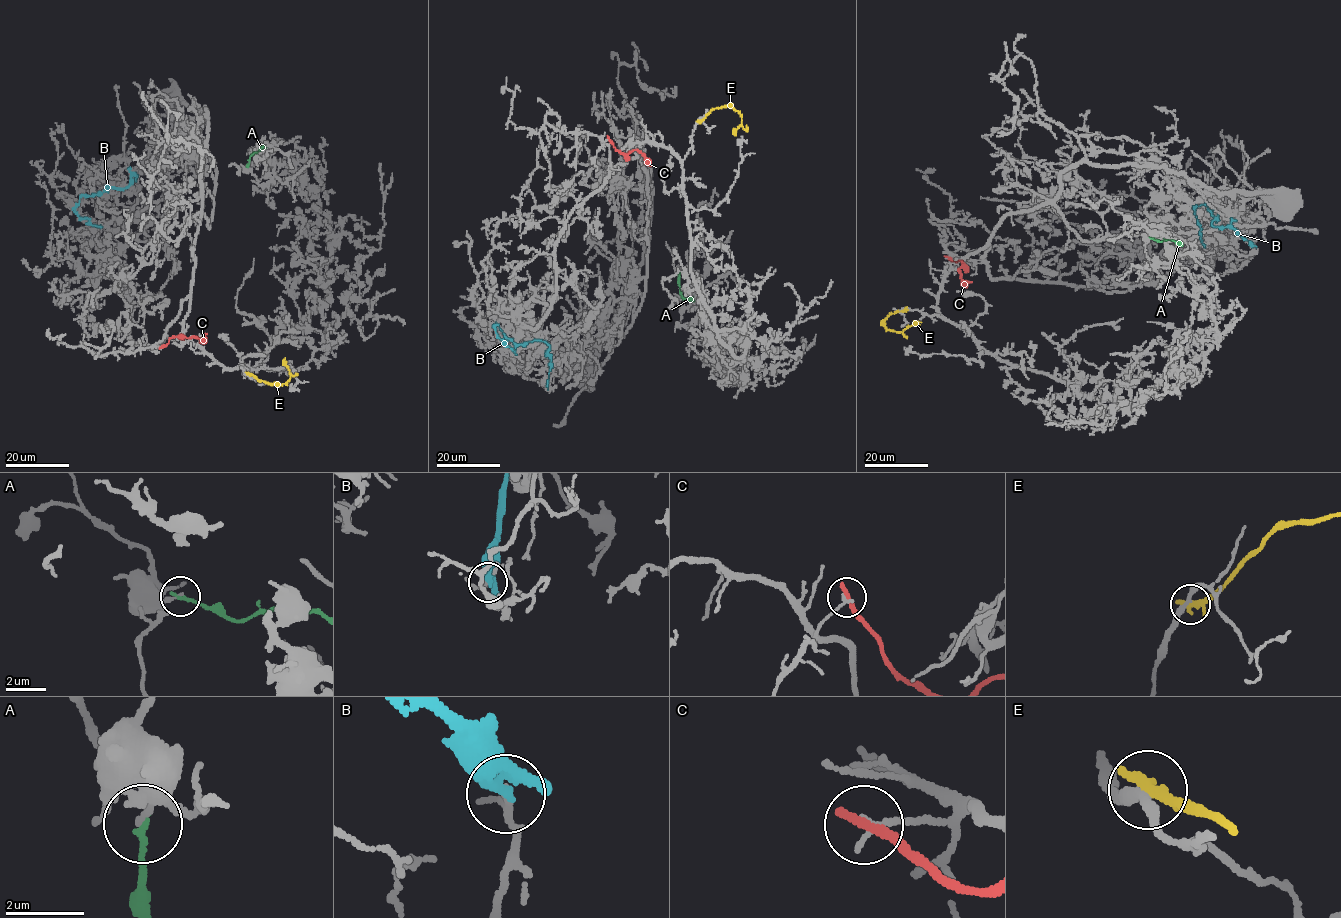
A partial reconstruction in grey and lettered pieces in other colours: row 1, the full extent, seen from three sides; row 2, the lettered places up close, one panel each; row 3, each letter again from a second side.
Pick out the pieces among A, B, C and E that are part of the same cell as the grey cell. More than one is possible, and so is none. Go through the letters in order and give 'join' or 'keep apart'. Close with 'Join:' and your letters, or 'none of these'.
A: keep apart
B: keep apart
C: keep apart
E: keep apart
Join: none of these

